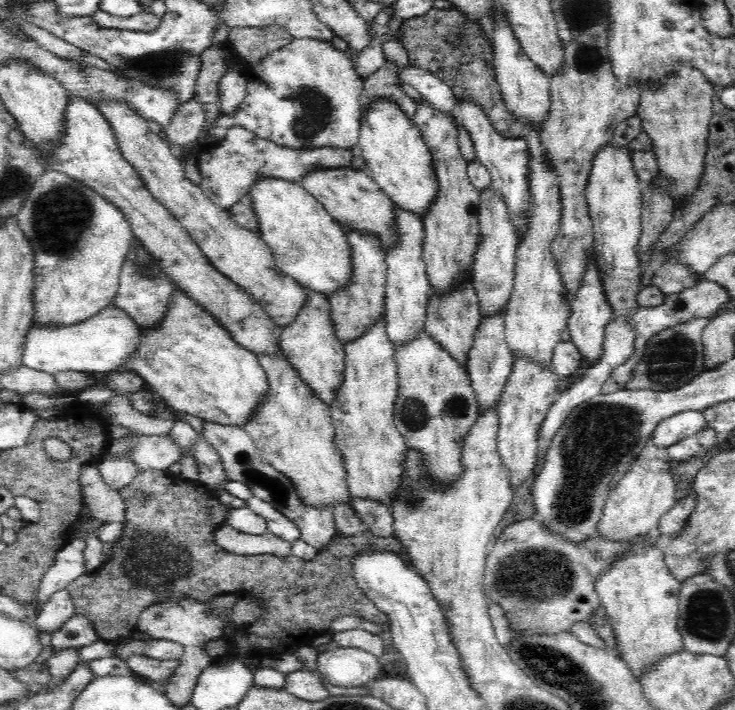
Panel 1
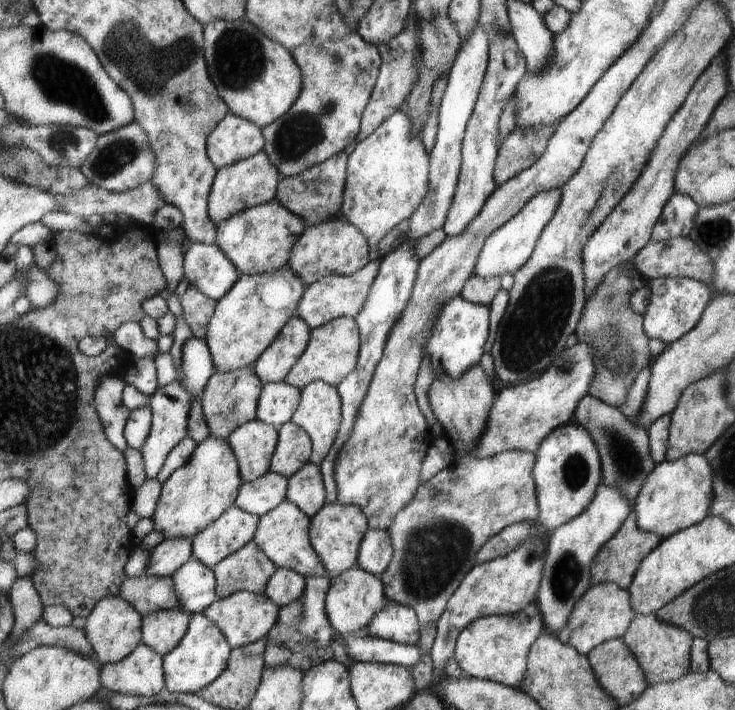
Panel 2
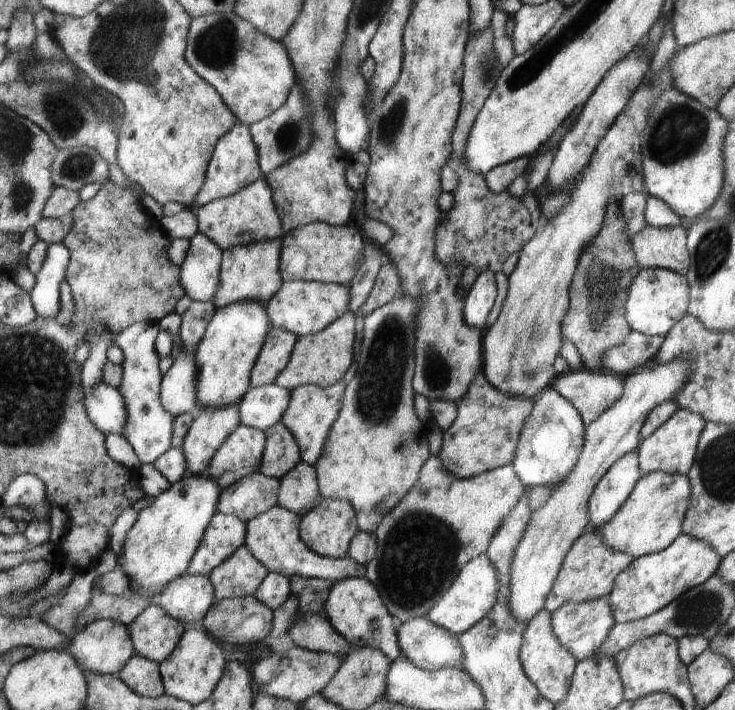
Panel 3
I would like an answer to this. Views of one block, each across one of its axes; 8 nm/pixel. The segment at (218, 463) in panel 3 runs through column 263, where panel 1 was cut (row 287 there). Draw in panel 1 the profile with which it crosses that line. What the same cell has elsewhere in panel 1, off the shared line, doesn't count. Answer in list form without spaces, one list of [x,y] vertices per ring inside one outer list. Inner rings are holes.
[[[426,99],[416,108],[415,125],[420,129],[424,142],[431,150],[436,176],[439,178],[439,197],[423,218],[424,238],[421,256],[433,296],[447,297],[448,293],[472,282],[476,249],[480,242],[479,206],[481,192],[467,176],[467,164],[460,155],[458,129],[455,119],[430,106]]]

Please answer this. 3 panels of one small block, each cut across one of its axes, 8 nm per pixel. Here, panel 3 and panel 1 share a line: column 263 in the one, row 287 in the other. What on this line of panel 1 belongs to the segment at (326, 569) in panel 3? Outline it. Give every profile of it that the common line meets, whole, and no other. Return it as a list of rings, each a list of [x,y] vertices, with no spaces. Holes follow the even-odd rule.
[[[527,130],[524,135],[531,150],[531,190],[534,203],[531,230],[527,237],[517,244],[515,281],[511,300],[505,310],[504,334],[508,348],[514,360],[530,361],[540,369],[550,369],[555,354],[555,346],[562,341],[560,334],[567,328],[567,320],[571,316],[568,304],[565,304],[564,285],[560,281],[560,273],[556,270],[556,261],[549,252],[549,242],[560,222],[560,205],[556,177],[552,169],[544,164],[544,153],[541,152],[540,135]]]

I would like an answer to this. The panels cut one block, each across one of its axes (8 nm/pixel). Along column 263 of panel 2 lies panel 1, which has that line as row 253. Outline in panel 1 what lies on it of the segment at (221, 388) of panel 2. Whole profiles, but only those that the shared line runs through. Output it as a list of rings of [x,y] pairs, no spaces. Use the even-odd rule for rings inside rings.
[[[352,166],[342,169],[324,169],[322,172],[308,173],[299,184],[324,205],[324,208],[346,230],[352,229],[360,233],[360,236],[376,237],[384,256],[399,245],[396,206],[371,177],[369,171],[354,169]]]

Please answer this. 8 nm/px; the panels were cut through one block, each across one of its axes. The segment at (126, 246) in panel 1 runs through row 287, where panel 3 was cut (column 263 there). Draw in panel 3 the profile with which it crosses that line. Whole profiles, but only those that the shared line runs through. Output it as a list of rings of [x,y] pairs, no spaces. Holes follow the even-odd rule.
[[[236,11],[193,19],[186,59],[221,93],[238,120],[249,126],[283,108],[297,82],[292,57],[282,41],[267,36]]]

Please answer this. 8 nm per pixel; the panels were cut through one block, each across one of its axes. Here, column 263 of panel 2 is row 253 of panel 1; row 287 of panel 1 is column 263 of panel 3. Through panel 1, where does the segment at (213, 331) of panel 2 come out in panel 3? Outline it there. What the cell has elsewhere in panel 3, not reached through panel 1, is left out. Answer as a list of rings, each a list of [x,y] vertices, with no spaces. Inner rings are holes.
[[[243,300],[216,310],[204,339],[198,344],[197,404],[202,408],[227,408],[239,404],[251,388],[252,370],[272,329],[268,308],[255,300]]]

